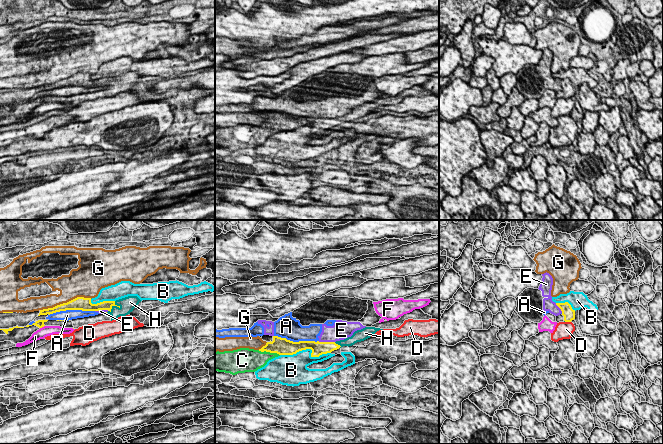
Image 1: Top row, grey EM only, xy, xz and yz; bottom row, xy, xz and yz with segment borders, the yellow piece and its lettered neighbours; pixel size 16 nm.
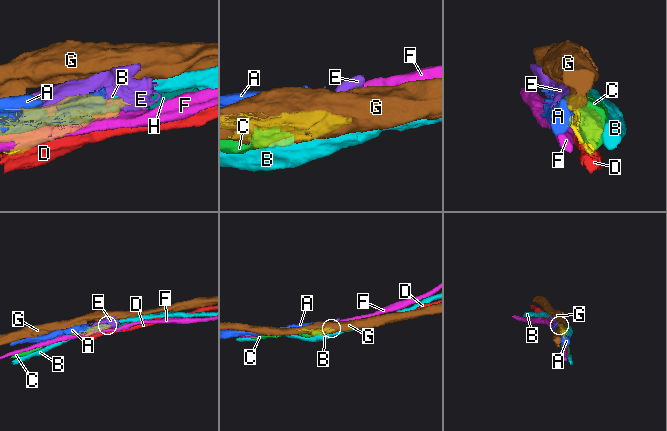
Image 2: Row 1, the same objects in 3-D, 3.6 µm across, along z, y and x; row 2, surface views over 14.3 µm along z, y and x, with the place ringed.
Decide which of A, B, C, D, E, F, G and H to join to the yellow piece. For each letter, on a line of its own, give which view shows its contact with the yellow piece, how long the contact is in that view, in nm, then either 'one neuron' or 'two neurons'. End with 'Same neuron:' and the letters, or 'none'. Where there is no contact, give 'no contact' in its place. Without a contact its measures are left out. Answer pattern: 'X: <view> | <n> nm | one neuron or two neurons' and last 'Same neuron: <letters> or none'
A: xy | 750 nm | two neurons
B: xz | 800 nm | two neurons
C: xz | 360 nm | one neuron
D: yz | 100 nm | two neurons
E: xz | 280 nm | two neurons
F: xy | 100 nm | two neurons
G: xy | 850 nm | two neurons
H: xy | 260 nm | one neuron
Same neuron: C, H

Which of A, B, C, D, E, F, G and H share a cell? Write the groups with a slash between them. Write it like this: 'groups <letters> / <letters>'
groups A E / B / C H / D / F / G

